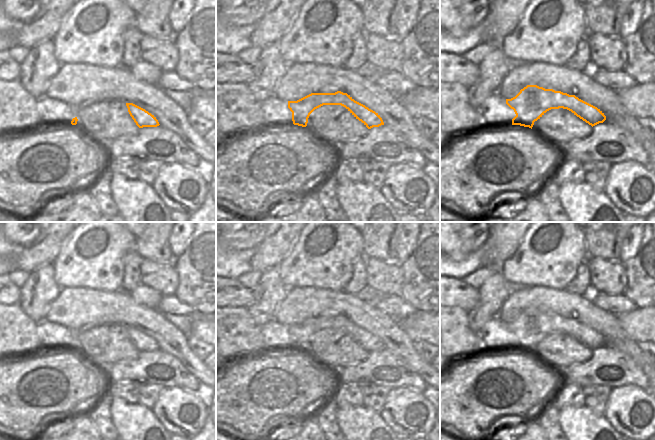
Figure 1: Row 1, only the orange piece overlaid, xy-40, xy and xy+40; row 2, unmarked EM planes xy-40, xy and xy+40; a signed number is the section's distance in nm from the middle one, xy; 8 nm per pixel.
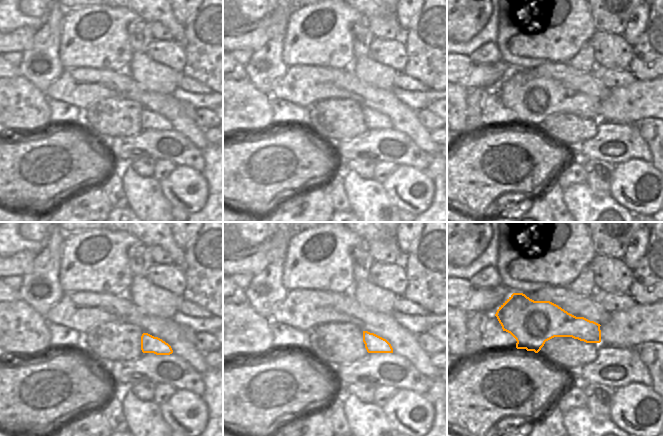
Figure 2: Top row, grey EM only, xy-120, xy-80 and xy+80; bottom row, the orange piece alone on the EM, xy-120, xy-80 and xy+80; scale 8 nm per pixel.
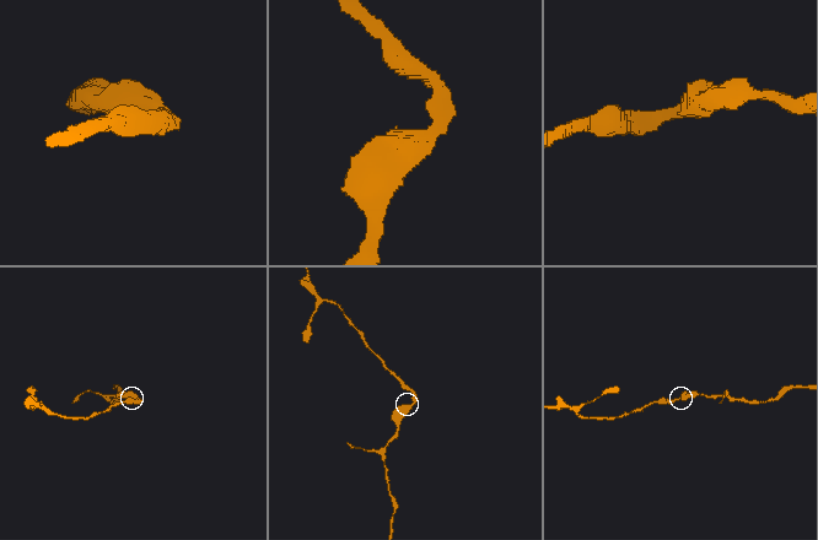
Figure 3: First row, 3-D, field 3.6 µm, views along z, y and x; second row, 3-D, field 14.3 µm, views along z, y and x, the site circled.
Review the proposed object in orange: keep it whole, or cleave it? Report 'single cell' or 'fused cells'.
single cell

